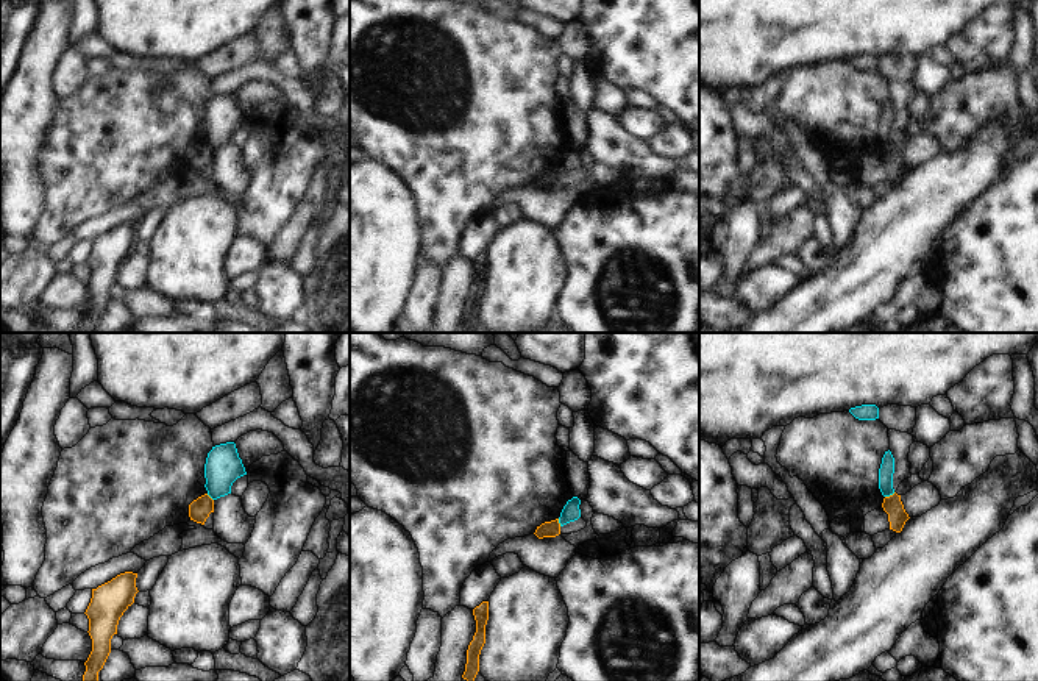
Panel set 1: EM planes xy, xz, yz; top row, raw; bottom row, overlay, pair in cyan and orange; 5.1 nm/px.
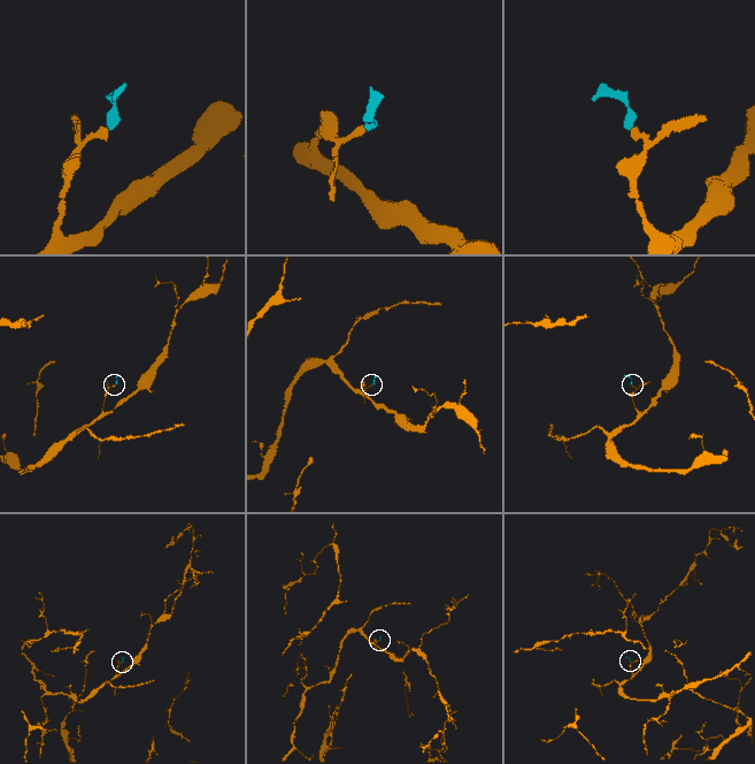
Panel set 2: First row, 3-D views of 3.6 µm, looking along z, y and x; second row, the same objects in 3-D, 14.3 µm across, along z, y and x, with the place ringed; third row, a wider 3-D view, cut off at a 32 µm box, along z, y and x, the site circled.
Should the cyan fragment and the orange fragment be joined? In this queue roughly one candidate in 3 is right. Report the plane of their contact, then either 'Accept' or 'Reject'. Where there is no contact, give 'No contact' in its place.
Touches cyan in yz. Reject.

